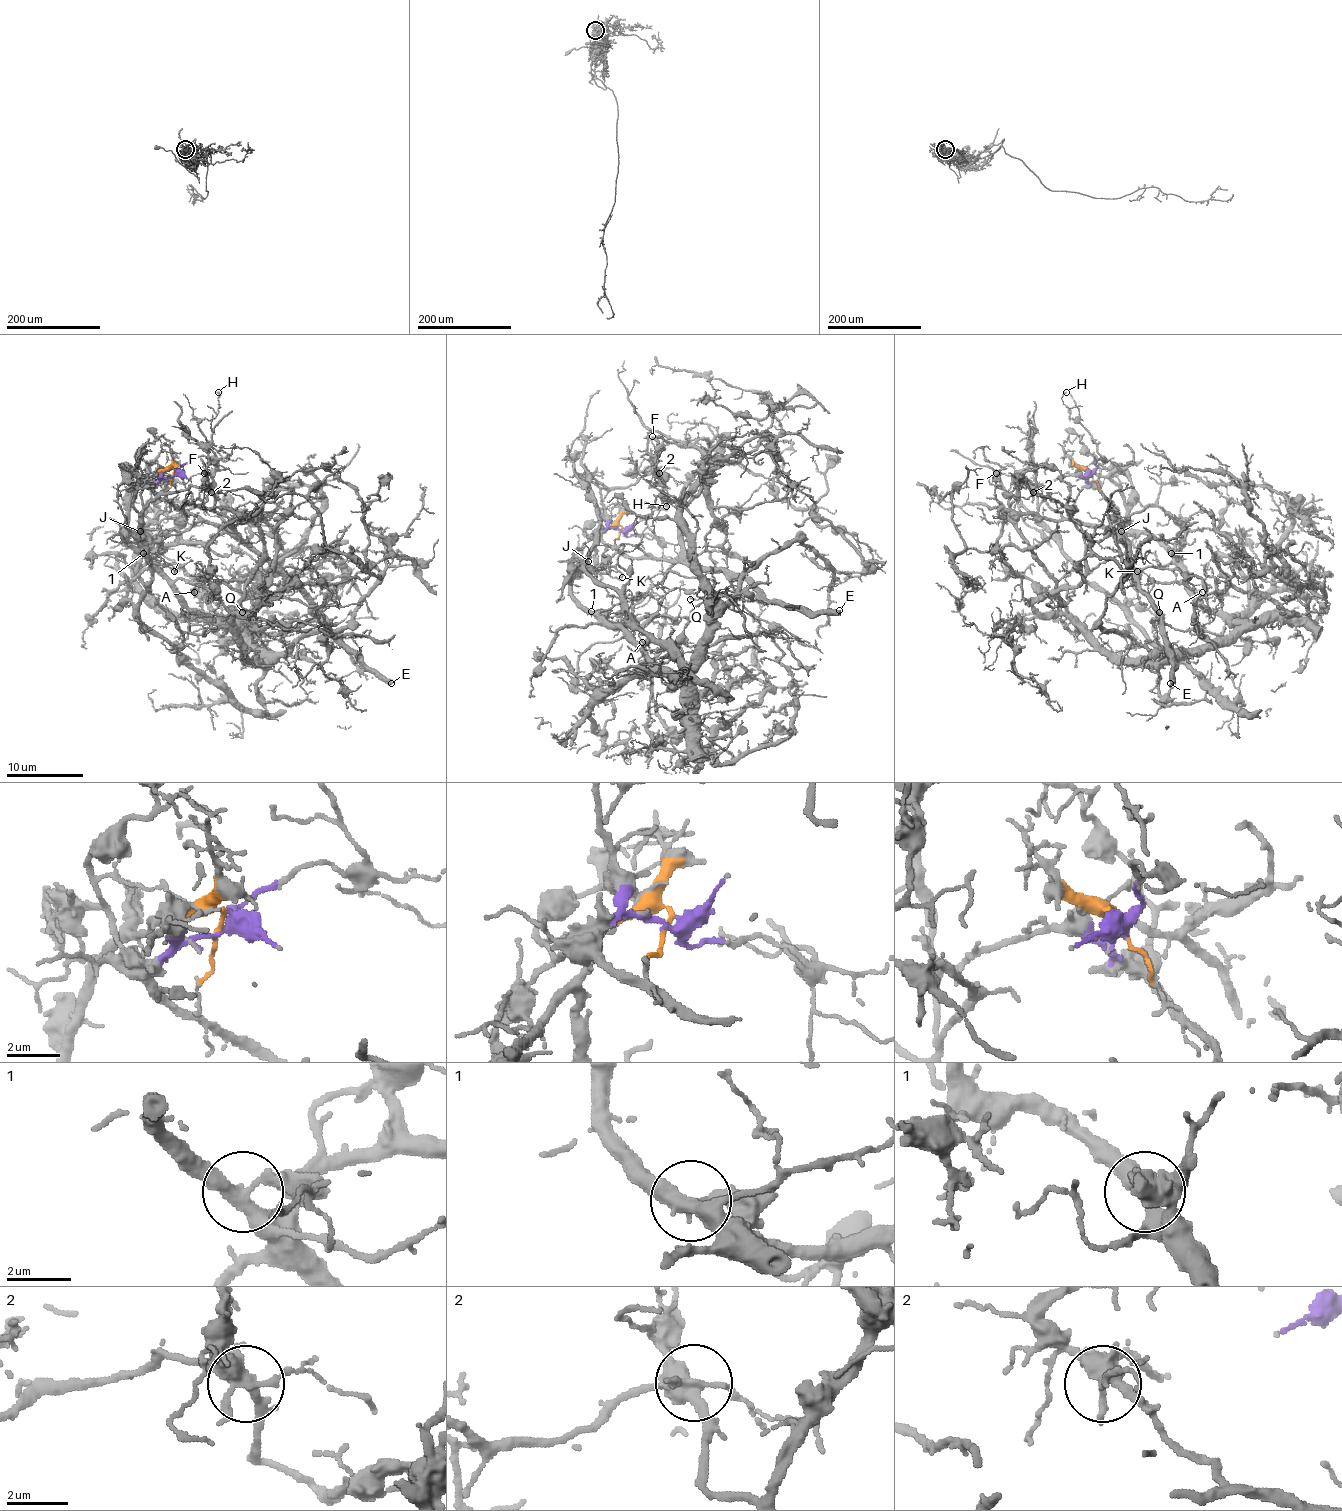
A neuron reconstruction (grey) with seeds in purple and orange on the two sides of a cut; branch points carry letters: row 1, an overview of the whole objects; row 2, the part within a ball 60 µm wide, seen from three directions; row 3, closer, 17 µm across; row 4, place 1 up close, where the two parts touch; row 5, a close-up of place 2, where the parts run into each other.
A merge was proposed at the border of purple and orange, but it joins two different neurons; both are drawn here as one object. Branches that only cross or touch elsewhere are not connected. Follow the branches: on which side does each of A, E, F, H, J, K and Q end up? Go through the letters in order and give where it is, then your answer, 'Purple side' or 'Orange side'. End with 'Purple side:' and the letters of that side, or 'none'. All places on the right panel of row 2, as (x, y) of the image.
A: Place: (1202, 592). Orange side
E: Place: (1170, 683). Purple side
F: Place: (996, 473). Purple side
H: Place: (1066, 392). Purple side
J: Place: (1121, 531). Orange side
K: Place: (1137, 571). Purple side
Q: Place: (1159, 612). Purple side
Purple side: E, F, H, K, Q

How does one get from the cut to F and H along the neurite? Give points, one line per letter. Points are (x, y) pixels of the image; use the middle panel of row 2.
F: (621, 531), (608, 527), (600, 535), (633, 558), (673, 560), (679, 554), (679, 508), (663, 499), (652, 435)
H: (621, 531), (629, 537), (646, 535), (661, 539), (646, 520), (656, 510), (665, 510), (667, 502), (665, 506)

